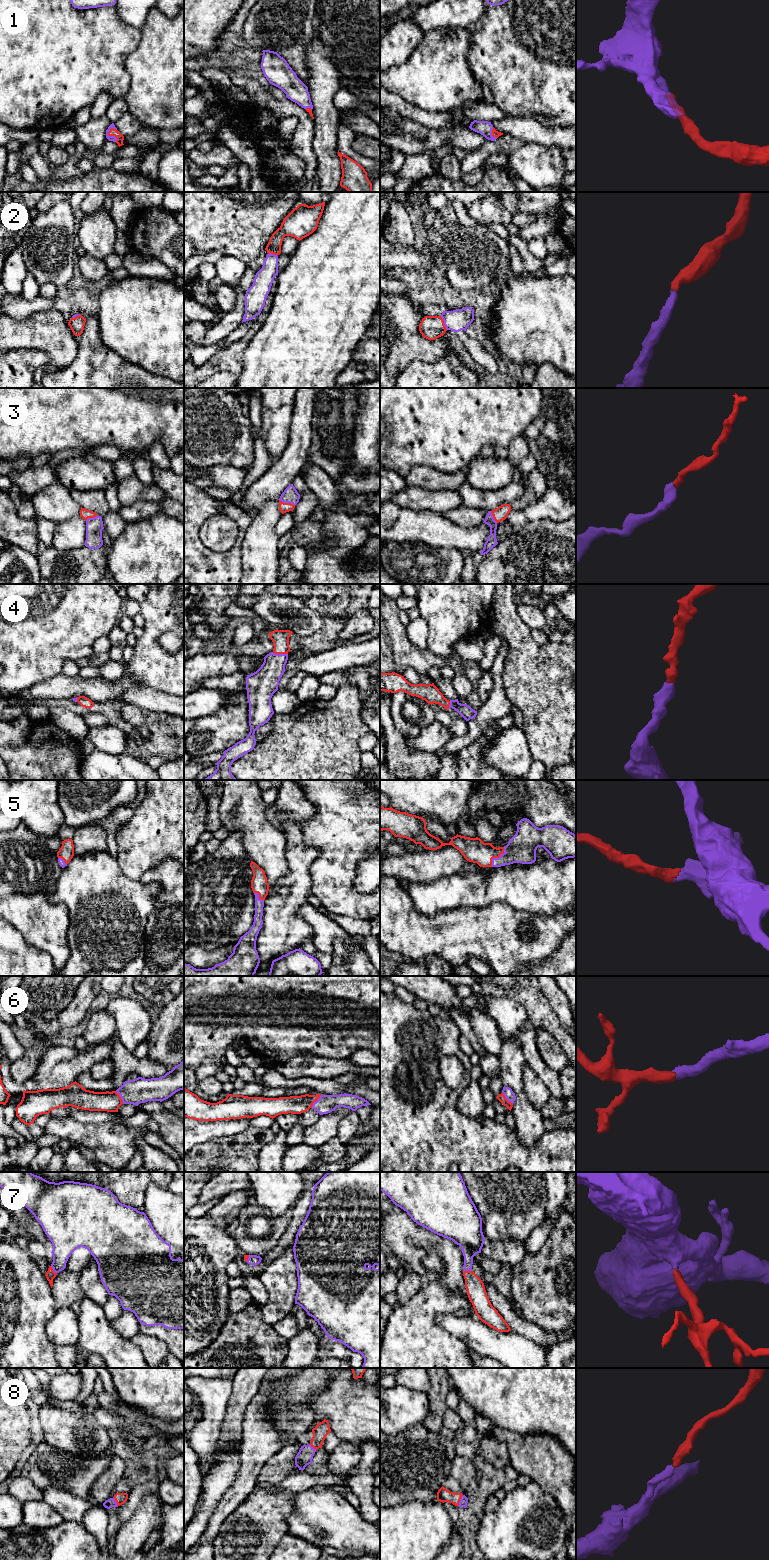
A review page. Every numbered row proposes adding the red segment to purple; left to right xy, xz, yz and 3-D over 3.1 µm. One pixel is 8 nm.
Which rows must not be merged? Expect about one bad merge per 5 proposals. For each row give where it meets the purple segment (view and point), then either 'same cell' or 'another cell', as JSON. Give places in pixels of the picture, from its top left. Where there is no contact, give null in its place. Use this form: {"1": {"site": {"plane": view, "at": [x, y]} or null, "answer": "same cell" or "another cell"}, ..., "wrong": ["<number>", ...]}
{"1": {"site": {"plane": "xy", "at": [110, 136]}, "answer": "same cell"}, "2": {"site": {"plane": "yz", "at": [444, 323]}, "answer": "same cell"}, "3": {"site": {"plane": "xz", "at": [287, 502]}, "answer": "same cell"}, "4": {"site": {"plane": "xz", "at": [280, 654]}, "answer": "same cell"}, "5": {"site": {"plane": "yz", "at": [496, 858]}, "answer": "same cell"}, "6": {"site": {"plane": "xz", "at": [316, 1101]}, "answer": "same cell"}, "7": {"site": {"plane": "yz", "at": [467, 1270]}, "answer": "same cell"}, "8": {"site": {"plane": "yz", "at": [460, 1501]}, "answer": "same cell"}, "wrong": []}

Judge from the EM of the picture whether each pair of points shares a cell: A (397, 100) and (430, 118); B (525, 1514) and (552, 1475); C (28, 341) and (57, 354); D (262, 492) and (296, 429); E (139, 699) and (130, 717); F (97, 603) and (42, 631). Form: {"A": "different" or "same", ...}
{"A": "same", "B": "different", "C": "same", "D": "same", "E": "different", "F": "same"}

